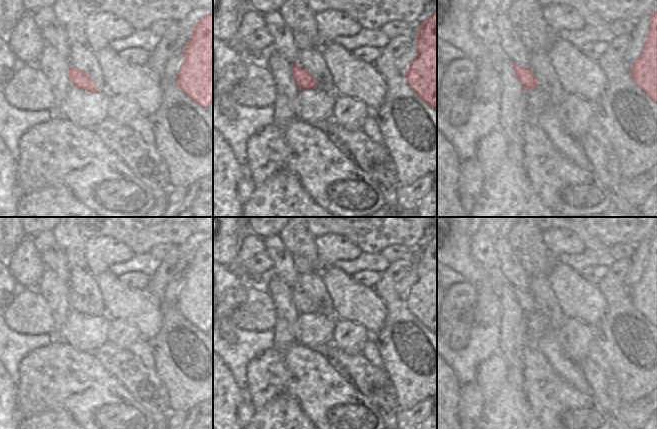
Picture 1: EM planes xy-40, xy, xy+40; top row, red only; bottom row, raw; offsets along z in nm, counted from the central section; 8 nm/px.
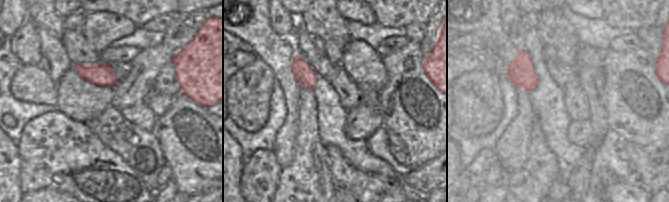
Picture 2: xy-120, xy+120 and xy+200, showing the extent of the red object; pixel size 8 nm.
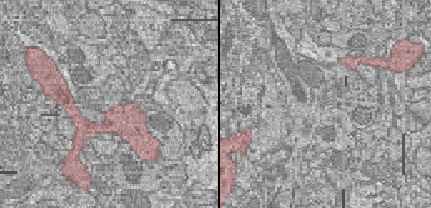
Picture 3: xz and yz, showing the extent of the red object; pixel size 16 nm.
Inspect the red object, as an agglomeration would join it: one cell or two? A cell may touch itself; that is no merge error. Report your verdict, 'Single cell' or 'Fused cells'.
Single cell

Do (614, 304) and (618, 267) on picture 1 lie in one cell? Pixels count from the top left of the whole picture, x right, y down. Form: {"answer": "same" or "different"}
{"answer": "same"}

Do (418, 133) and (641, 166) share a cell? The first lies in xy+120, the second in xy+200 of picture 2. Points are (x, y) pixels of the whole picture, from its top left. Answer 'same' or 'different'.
different

